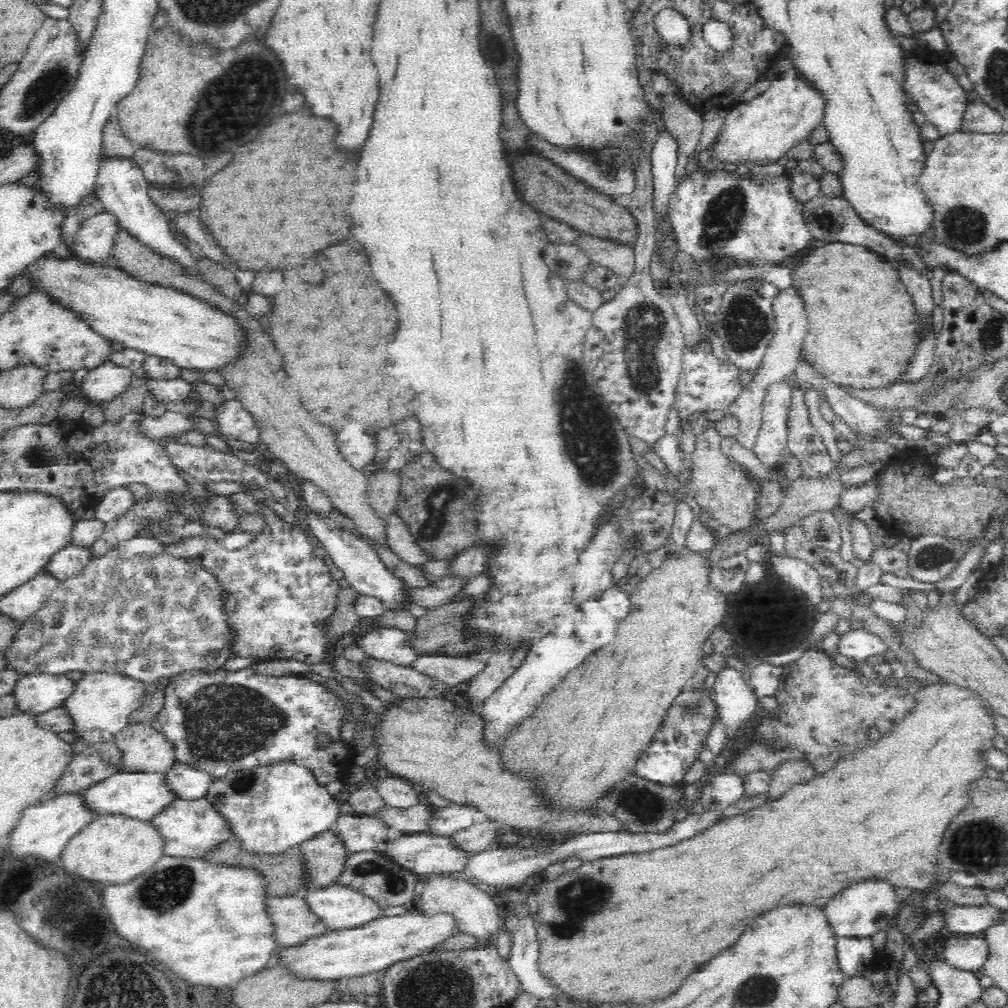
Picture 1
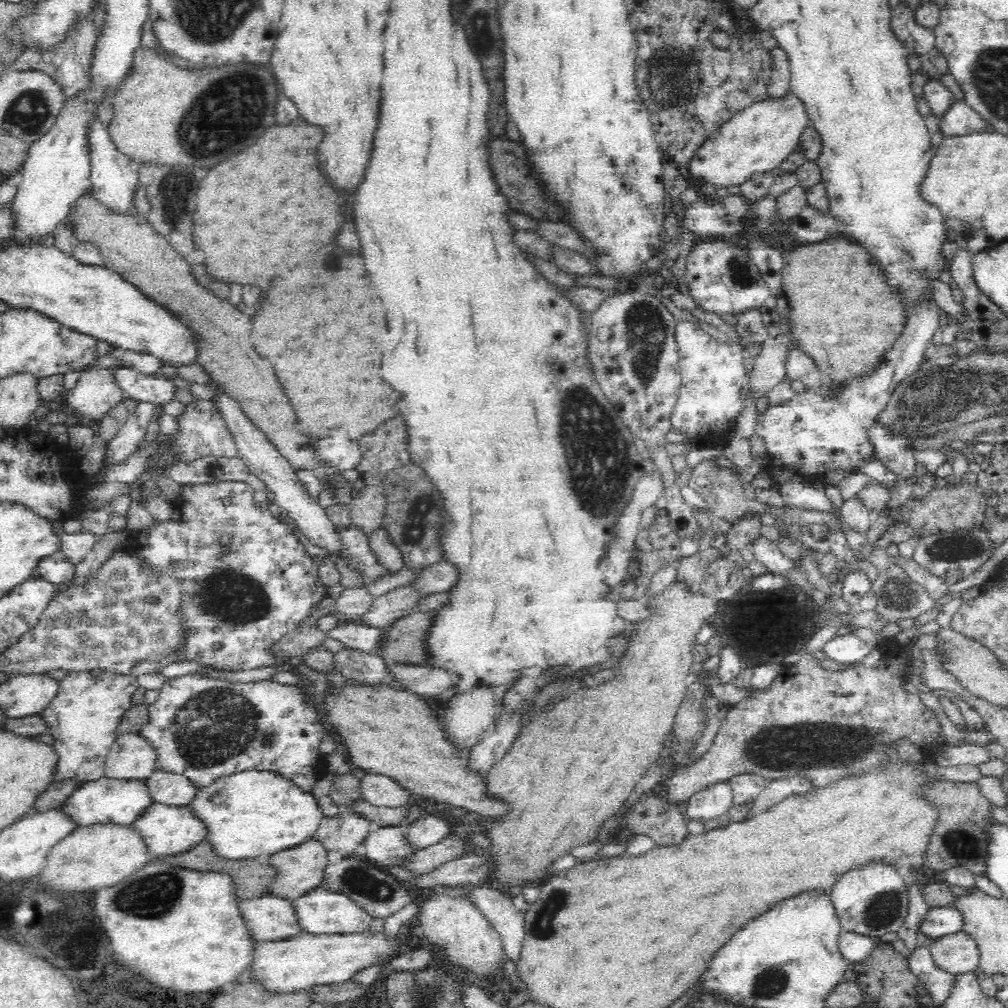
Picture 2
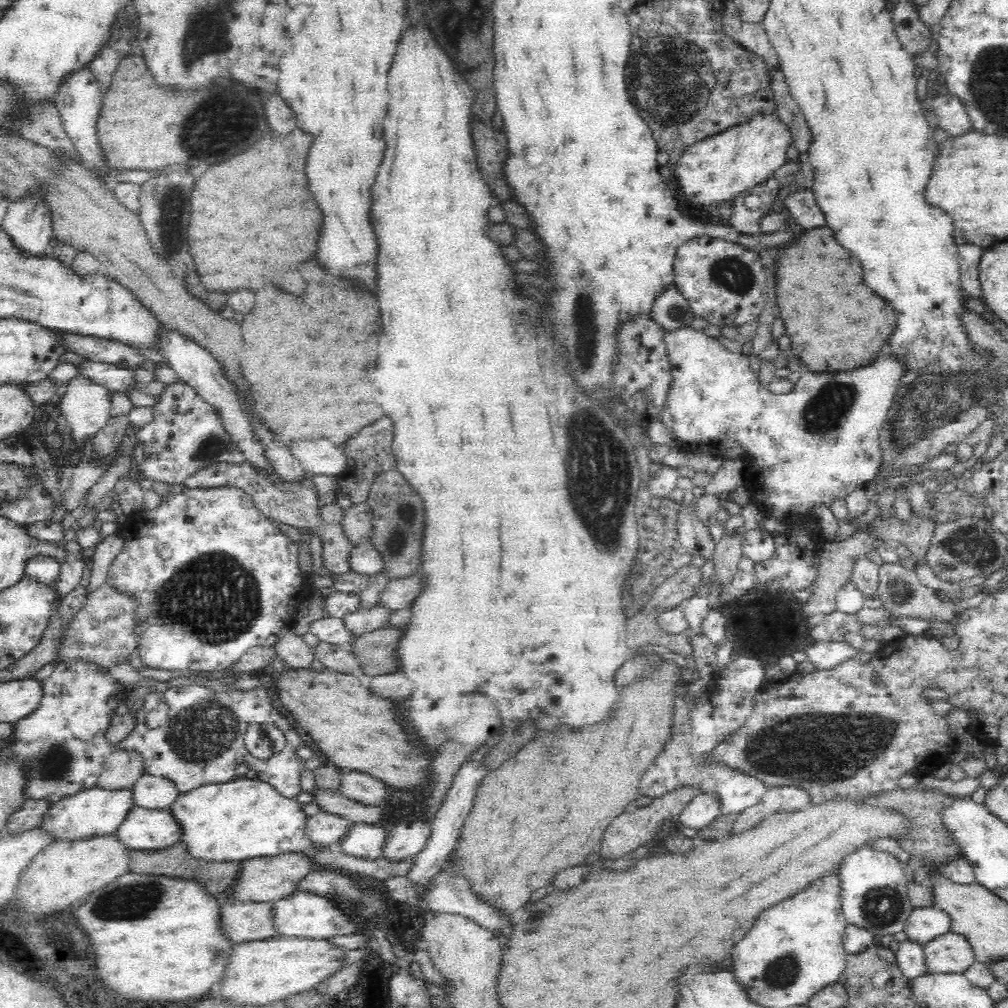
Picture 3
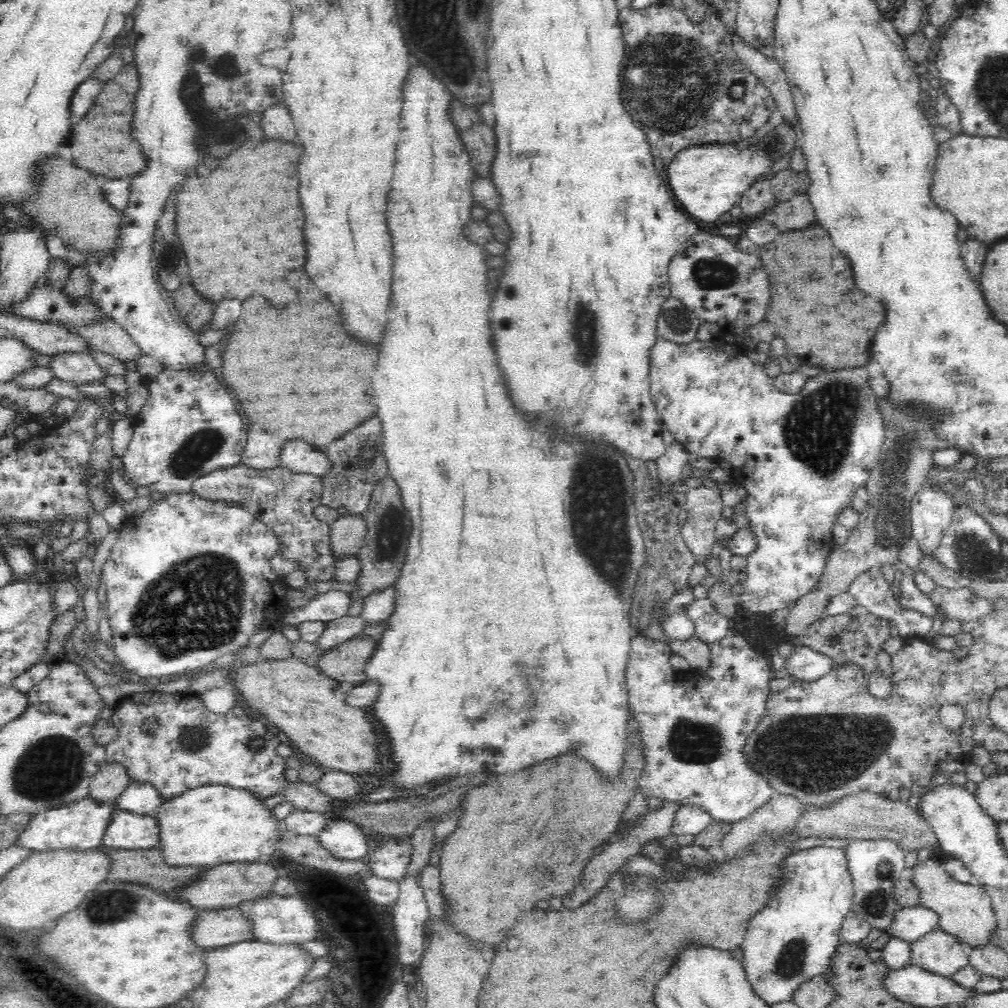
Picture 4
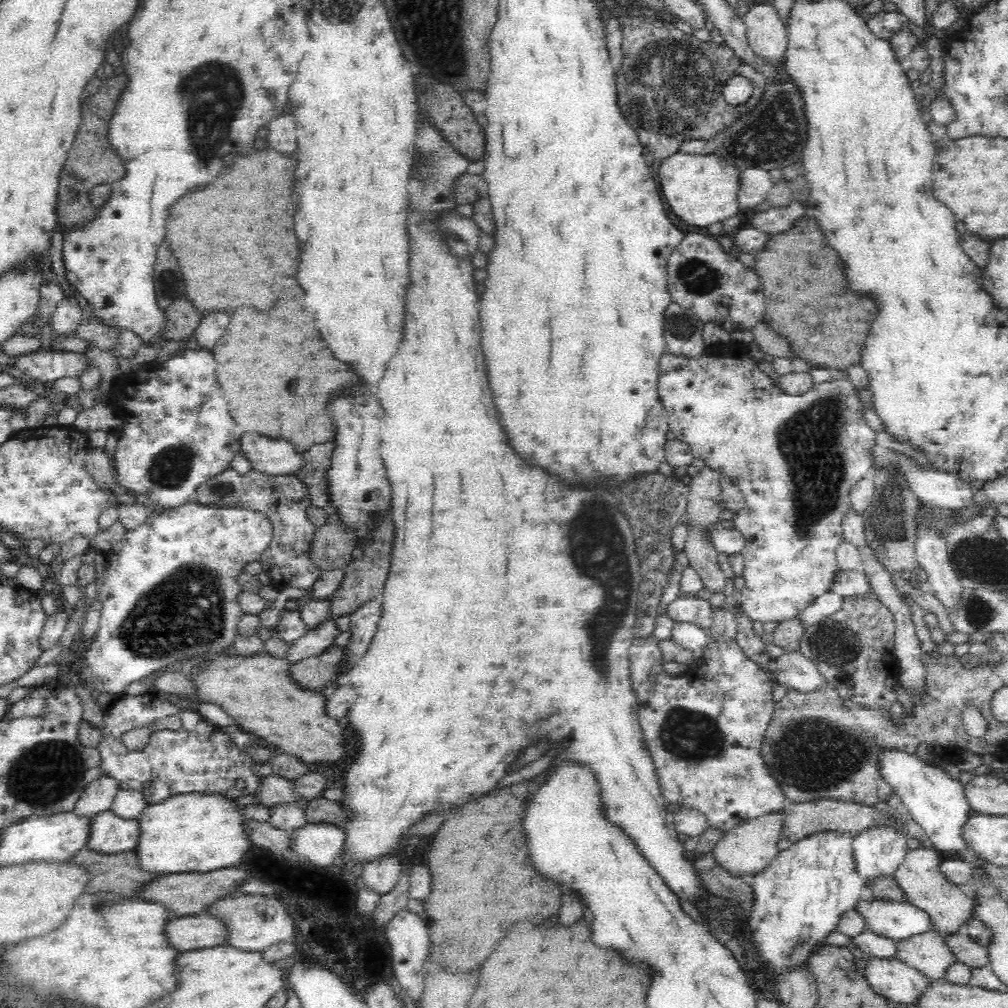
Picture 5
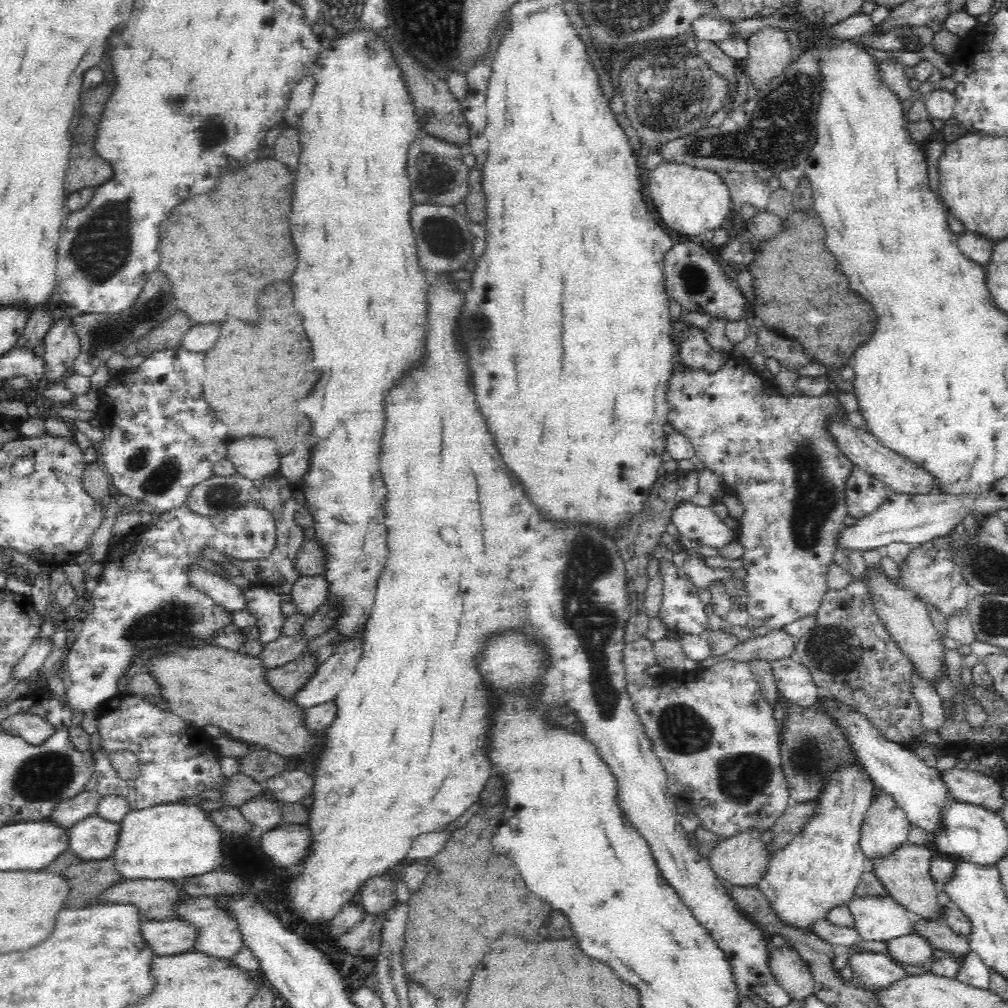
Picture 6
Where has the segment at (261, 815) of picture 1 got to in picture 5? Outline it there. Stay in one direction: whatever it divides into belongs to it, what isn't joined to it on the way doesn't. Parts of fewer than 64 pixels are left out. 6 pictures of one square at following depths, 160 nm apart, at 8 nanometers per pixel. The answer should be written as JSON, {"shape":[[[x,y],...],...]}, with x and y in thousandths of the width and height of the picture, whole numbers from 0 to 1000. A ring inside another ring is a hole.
{"shape":[[[189,786],[173,789],[143,804],[135,846],[145,864],[171,867],[206,865],[240,856],[252,836],[248,832],[248,812],[242,810],[240,799],[216,786]]]}

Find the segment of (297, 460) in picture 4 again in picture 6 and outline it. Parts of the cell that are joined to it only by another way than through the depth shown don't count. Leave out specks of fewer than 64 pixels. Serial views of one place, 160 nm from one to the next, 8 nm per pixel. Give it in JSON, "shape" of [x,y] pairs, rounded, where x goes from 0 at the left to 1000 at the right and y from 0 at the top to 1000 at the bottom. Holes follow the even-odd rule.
{"shape":[[[244,433],[232,437],[225,446],[224,455],[228,455],[234,468],[247,475],[267,473],[278,464],[278,450],[266,435]]]}

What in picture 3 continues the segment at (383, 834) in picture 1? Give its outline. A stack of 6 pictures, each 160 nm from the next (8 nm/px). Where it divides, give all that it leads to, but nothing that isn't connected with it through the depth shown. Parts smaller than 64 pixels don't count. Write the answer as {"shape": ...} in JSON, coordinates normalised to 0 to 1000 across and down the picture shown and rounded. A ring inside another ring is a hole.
{"shape":[[[319,804],[305,813],[304,828],[317,840],[336,839],[349,819],[350,816],[345,812]]]}

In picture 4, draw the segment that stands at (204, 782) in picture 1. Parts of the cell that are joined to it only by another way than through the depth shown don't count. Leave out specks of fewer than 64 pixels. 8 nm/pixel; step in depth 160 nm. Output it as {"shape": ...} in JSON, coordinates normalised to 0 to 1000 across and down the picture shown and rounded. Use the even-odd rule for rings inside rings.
{"shape":[[[130,775],[115,795],[117,801],[127,806],[153,809],[164,794],[161,793],[161,787],[153,781],[153,778]]]}

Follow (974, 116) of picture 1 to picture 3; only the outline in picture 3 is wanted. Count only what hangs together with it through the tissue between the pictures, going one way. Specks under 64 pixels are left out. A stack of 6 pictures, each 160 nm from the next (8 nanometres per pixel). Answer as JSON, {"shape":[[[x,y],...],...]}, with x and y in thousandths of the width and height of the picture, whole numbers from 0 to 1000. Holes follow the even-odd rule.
{"shape":[[[929,93],[924,96],[924,106],[931,116],[932,127],[938,129],[942,136],[948,136],[965,129],[962,114],[954,100],[946,93]]]}

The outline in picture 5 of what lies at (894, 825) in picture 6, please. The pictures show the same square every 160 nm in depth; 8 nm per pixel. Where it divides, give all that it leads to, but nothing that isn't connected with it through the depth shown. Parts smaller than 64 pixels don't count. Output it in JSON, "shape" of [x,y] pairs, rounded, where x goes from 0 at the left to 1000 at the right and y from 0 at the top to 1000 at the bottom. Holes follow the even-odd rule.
{"shape":[[[870,820],[863,824],[855,825],[845,834],[846,852],[848,864],[852,870],[858,874],[858,877],[867,877],[871,871],[881,871],[890,865],[902,842],[900,838],[901,823],[895,821],[887,824],[885,821]]]}

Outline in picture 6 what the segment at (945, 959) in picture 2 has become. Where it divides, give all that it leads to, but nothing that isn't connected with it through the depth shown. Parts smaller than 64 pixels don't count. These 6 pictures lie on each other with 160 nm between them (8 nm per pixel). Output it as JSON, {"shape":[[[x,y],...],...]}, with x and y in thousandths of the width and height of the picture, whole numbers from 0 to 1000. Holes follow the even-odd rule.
{"shape":[[[910,925],[885,931],[879,937],[885,952],[891,952],[899,958],[917,958],[919,965],[924,964],[925,956],[930,953],[929,944],[923,934]]]}

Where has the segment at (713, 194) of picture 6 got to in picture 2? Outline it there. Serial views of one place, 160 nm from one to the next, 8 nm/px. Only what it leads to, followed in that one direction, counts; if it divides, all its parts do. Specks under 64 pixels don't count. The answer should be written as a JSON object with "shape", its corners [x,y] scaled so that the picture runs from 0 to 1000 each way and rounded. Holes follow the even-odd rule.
{"shape":[[[784,90],[775,96],[762,96],[759,100],[748,100],[740,107],[729,111],[728,115],[724,116],[724,119],[720,120],[696,143],[696,147],[692,147],[692,151],[686,157],[683,165],[688,183],[694,185],[695,181],[701,181],[711,187],[722,187],[722,185],[726,184],[733,185],[746,172],[773,167],[775,161],[790,149],[790,145],[794,143],[796,131],[804,123],[798,100]]]}

